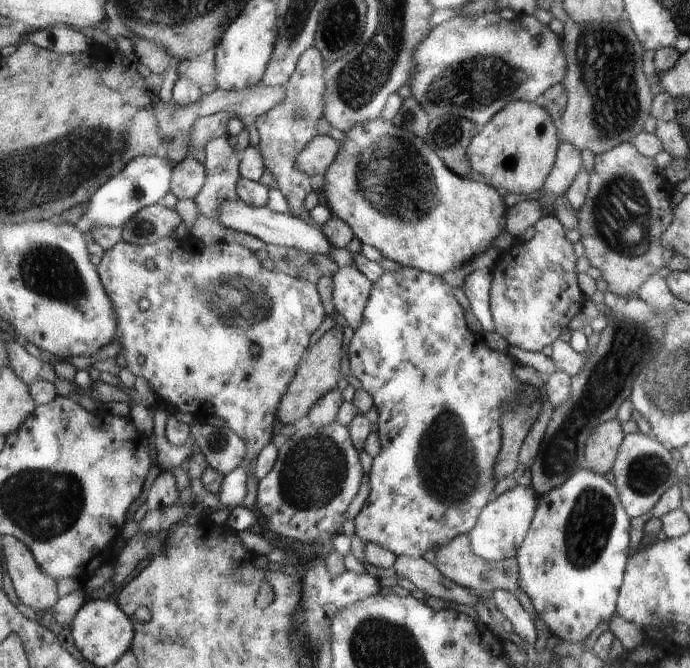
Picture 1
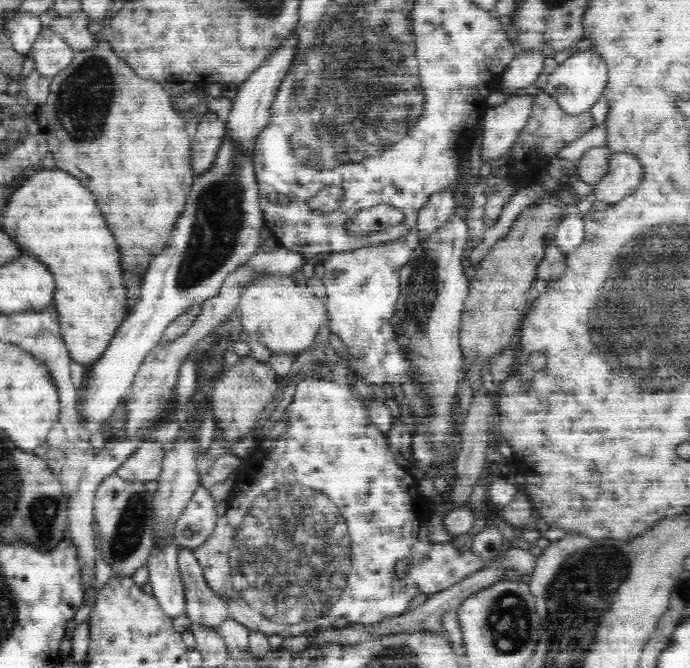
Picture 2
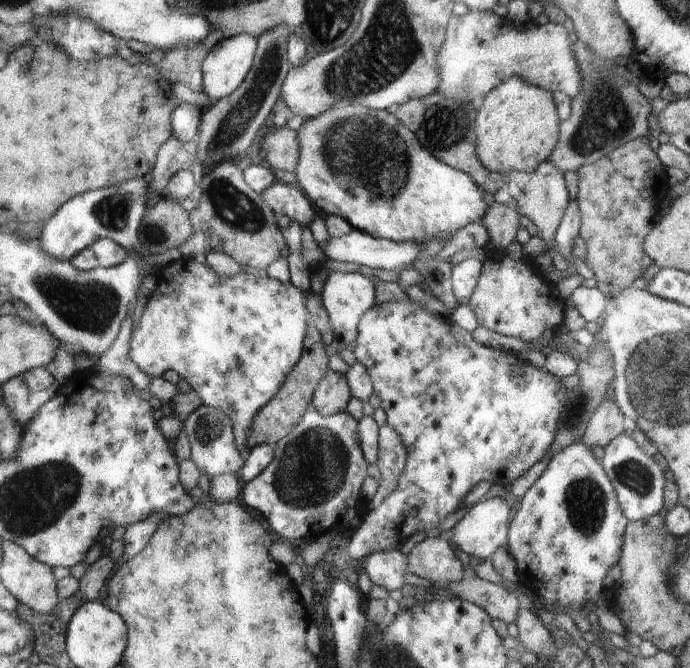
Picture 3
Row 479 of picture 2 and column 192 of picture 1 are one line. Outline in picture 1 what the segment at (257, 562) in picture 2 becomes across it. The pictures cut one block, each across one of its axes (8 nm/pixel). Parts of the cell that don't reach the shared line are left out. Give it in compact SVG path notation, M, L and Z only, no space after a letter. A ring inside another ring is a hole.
M190 232L181 240L167 236L142 246L120 241L104 251L96 272L104 290L111 295L116 312L116 340L118 346L122 345L121 353L127 358L127 368L144 377L154 395L176 412L190 414L193 419L202 421L208 416L218 416L247 443L248 454L243 465L223 476L218 494L220 507L242 506L248 484L248 464L272 441L280 400L305 356L312 332L324 320L324 306L320 304L316 286L307 279L266 270L255 252L239 243L206 243L194 238ZM149 258L155 263L154 270L146 268ZM214 286L220 286L220 290L214 290ZM142 298L150 300L150 308L146 311L139 307ZM256 300L258 304L248 304ZM228 302L236 302L232 310L239 310L242 316L234 314L231 318L230 312L223 313L222 322L212 308L218 304L216 308L228 310ZM234 326L238 328L232 328ZM254 346L260 347L258 354L252 352ZM136 354L144 356L144 364L137 364Z

